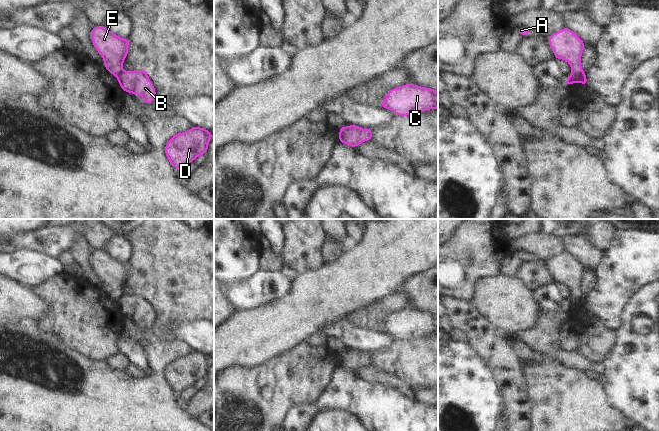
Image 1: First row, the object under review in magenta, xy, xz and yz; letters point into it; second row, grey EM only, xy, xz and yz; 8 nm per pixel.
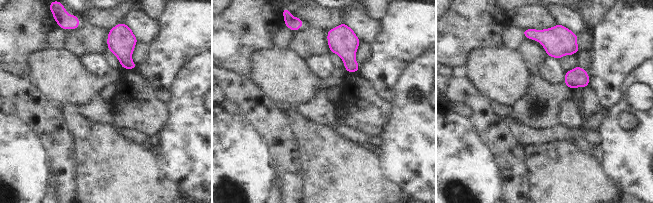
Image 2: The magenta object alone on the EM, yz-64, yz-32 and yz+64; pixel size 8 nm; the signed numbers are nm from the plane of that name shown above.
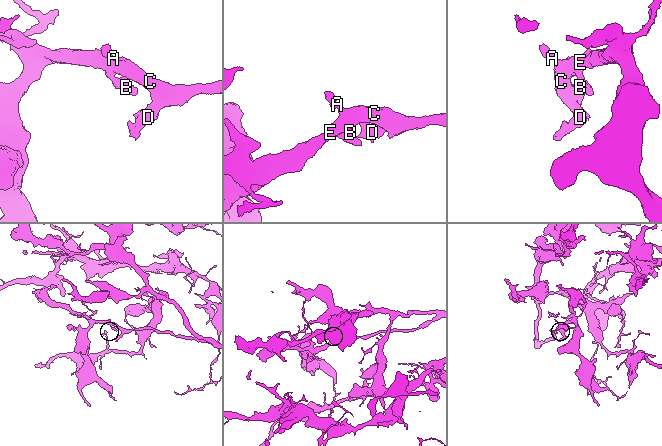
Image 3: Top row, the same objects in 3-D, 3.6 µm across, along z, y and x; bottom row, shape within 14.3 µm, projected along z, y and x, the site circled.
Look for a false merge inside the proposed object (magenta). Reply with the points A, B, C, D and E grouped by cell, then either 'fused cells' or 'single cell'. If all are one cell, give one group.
A C D E / B; fused cells

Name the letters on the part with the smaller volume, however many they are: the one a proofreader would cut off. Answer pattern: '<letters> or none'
B

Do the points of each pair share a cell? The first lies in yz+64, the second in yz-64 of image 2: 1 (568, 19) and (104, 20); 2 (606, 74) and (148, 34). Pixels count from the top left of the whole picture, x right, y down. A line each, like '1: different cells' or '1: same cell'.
1: different cells
2: different cells

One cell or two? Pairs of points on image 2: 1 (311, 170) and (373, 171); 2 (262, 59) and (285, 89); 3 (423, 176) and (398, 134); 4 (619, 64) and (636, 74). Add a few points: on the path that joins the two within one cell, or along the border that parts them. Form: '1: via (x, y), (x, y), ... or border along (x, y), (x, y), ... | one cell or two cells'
1: via (326, 170), (358, 171) | one cell
2: via (269, 66), (285, 82) | one cell
3: via (423, 166), (423, 159), (408, 144) | one cell
4: border along (642, 61), (623, 81), (622, 93) | two cells

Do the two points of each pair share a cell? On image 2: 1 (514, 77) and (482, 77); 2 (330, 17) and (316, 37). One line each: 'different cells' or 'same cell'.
1: same cell
2: different cells

